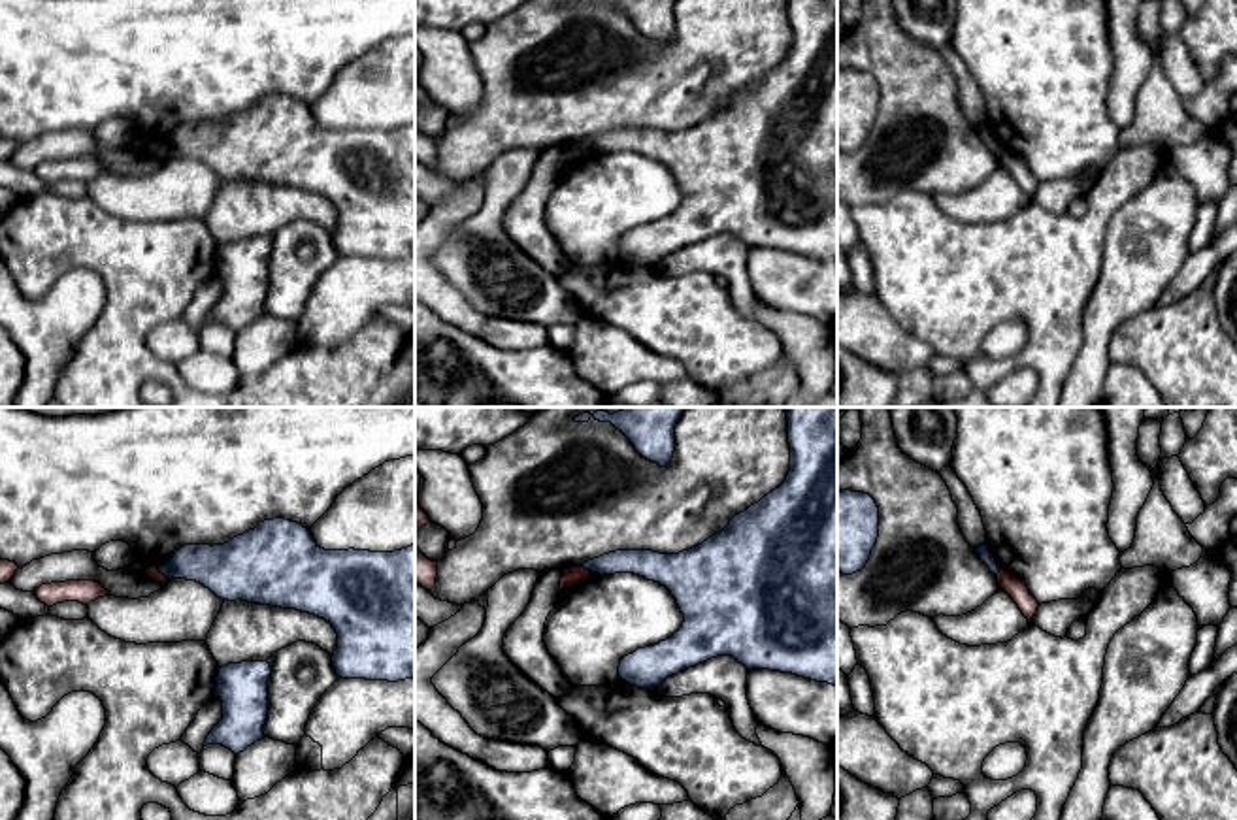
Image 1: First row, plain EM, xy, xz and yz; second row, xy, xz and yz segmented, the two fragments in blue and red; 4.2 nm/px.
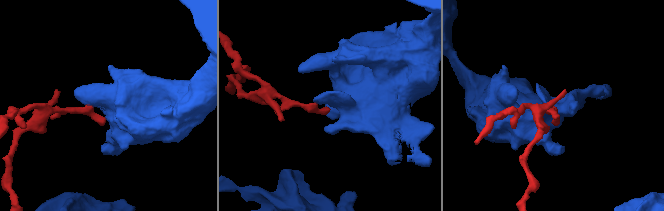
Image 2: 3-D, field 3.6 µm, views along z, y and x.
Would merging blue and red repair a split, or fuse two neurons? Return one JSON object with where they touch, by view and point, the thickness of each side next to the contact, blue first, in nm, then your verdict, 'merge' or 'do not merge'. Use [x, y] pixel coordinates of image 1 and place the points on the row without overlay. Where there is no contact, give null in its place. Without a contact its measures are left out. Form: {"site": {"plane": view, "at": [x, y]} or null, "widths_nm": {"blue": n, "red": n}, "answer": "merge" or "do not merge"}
{"site": {"plane": "xy", "at": [163, 151]}, "widths_nm": {"blue": 200, "red": 50}, "answer": "do not merge"}

